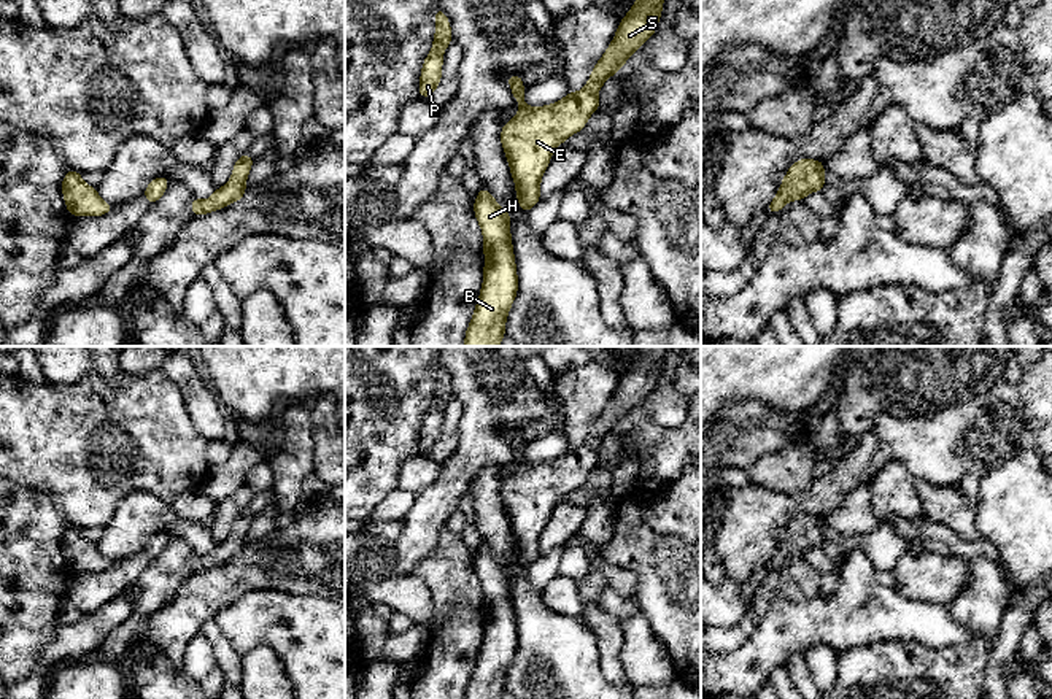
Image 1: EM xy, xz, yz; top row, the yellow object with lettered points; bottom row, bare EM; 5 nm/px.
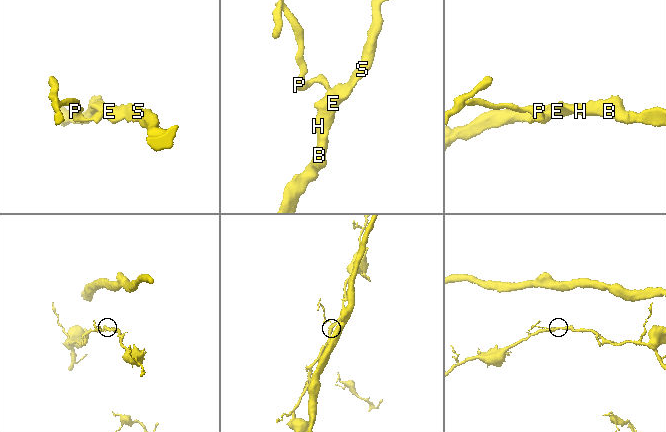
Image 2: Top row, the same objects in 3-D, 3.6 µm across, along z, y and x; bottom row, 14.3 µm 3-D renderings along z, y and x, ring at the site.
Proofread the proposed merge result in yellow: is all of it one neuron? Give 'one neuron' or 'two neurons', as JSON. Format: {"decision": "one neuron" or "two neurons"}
{"decision": "one neuron"}

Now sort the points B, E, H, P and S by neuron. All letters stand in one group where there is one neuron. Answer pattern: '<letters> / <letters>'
B E H P S

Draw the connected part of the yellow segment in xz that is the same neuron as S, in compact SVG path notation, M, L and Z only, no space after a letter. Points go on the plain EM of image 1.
M664 346L639 348L580 448L569 448L559 458L532 464L524 459L521 432L507 434L515 458L521 464L510 478L502 481L501 500L510 521L521 567L528 569L540 556L540 535L555 505L572 489L585 485L588 473L599 465L601 442L621 426L626 415L656 388L663 357Z

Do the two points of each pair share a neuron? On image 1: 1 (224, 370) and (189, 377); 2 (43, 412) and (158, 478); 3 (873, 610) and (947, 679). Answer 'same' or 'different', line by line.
1: different
2: same
3: different

